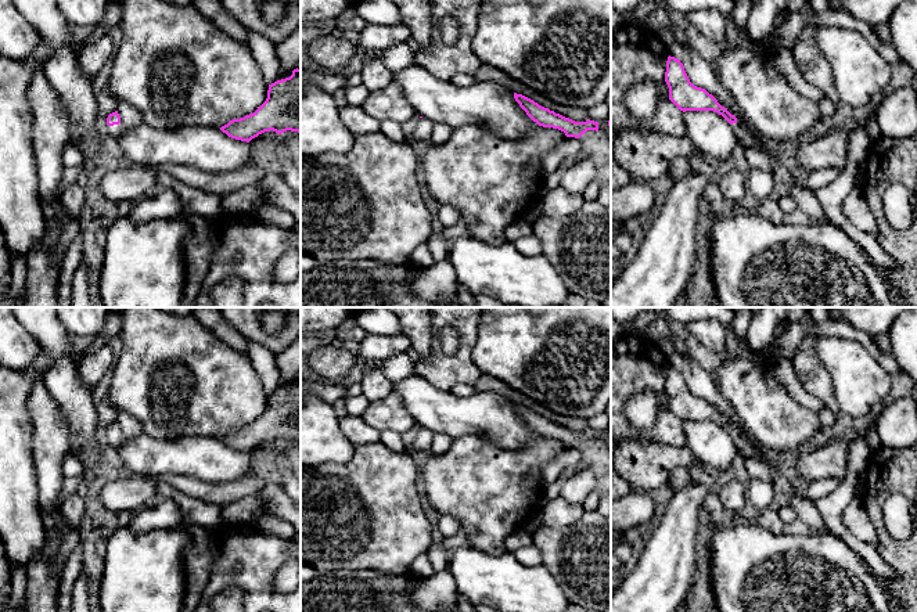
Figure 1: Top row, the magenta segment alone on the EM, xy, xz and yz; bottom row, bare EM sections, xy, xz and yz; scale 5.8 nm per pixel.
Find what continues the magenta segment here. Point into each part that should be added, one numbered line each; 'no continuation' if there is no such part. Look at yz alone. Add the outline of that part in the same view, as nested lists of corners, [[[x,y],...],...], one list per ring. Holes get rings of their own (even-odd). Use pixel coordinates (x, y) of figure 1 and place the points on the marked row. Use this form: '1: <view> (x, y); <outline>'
1: yz (743, 133); [[[733,123],[731,129],[741,145],[745,145],[748,140],[751,138],[751,129],[748,126]]]

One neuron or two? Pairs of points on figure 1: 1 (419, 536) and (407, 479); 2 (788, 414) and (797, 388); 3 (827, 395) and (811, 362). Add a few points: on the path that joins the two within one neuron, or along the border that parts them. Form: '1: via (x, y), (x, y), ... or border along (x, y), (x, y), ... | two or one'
1: via (409, 522), (407, 493) | one
2: border along (772, 373), (797, 402), (816, 413) | two
3: via (820, 386), (811, 370) | one

